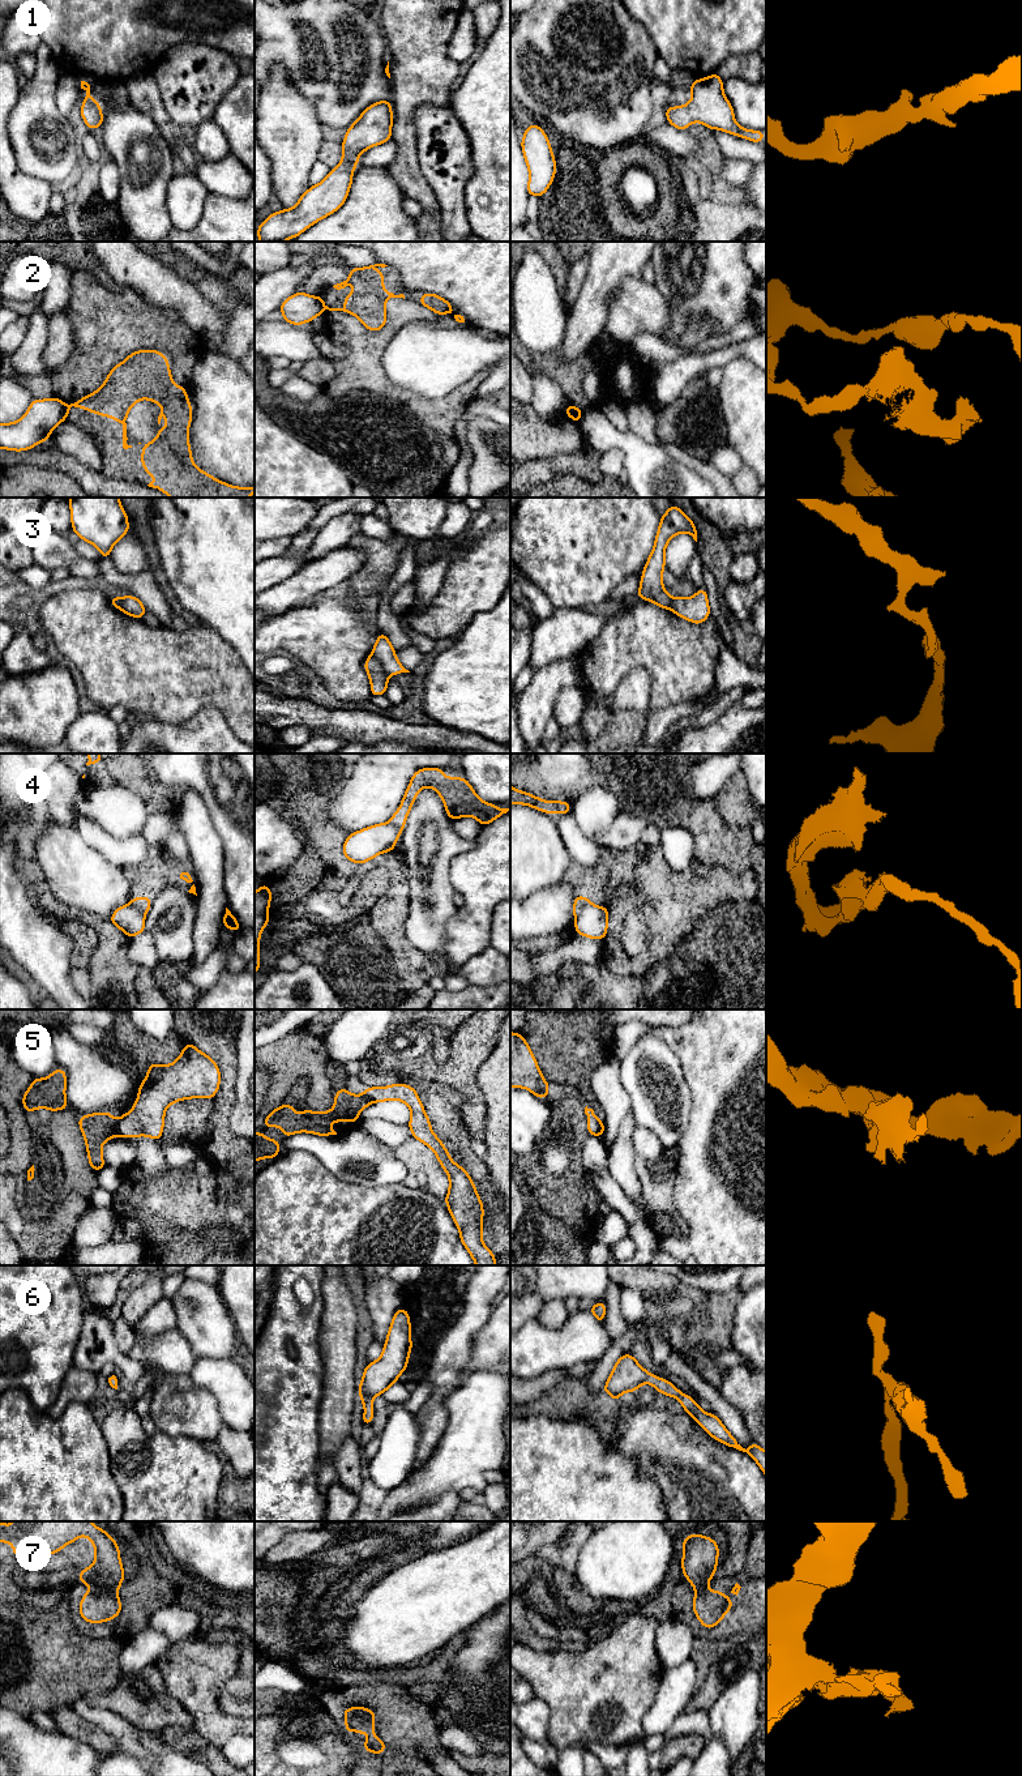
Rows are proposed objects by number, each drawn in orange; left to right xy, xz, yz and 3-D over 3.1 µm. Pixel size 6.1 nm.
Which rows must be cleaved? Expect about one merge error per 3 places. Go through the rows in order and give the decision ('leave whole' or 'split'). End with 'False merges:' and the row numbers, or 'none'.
1: leave whole
2: split
3: split
4: split
5: split
6: leave whole
7: split
False merges: 2, 3, 4, 5, 7

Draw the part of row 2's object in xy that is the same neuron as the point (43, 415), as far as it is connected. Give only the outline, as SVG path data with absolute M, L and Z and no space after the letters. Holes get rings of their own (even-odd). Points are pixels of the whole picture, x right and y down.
M57 397L35 398L25 415L14 423L0 423L0 448L8 451L29 451L40 441L48 441L51 431L67 418L67 405Z

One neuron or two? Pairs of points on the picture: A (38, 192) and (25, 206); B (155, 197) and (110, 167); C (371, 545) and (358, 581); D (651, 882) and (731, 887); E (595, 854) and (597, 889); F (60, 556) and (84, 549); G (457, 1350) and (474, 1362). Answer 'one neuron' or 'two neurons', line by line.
A: one neuron
B: two neurons
C: one neuron
D: one neuron
E: two neurons
F: two neurons
G: two neurons

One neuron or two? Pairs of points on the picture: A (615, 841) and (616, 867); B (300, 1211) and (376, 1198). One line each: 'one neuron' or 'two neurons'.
A: two neurons
B: one neuron

